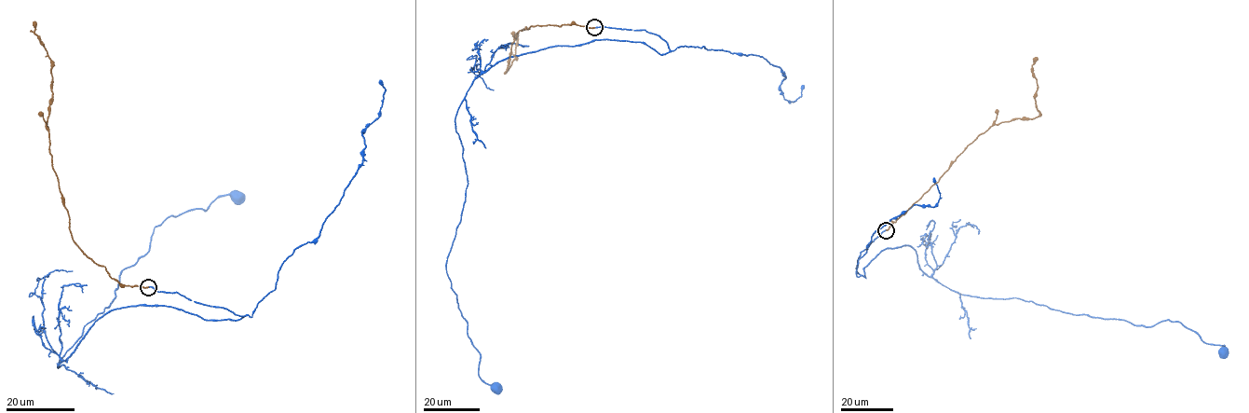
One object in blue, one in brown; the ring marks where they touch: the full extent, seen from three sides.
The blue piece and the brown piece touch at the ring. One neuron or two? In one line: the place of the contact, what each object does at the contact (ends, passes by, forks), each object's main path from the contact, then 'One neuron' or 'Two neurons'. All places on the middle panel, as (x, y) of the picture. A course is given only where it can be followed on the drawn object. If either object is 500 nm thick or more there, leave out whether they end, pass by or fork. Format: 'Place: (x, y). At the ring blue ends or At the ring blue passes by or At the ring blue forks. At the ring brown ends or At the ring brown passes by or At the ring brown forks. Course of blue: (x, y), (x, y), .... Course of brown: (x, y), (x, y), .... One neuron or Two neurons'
Place: (594, 27). At the ring blue ends. At the ring brown ends. Course of blue: (595, 28), (670, 50), (510, 57), (454, 118), (468, 185), (446, 269), (496, 388). Course of brown: (594, 28), (570, 24), (533, 25), (518, 32), (511, 44), (505, 72), (517, 57), (515, 34). One neuron

